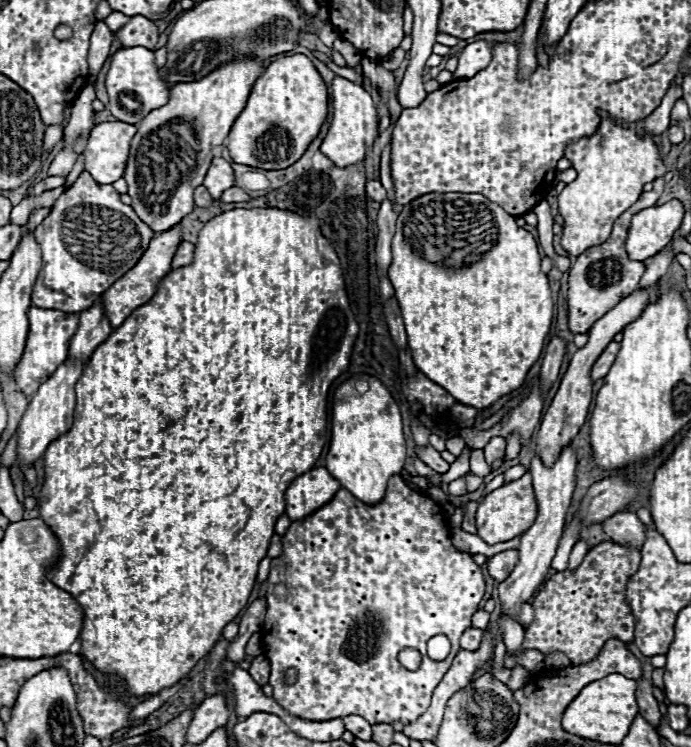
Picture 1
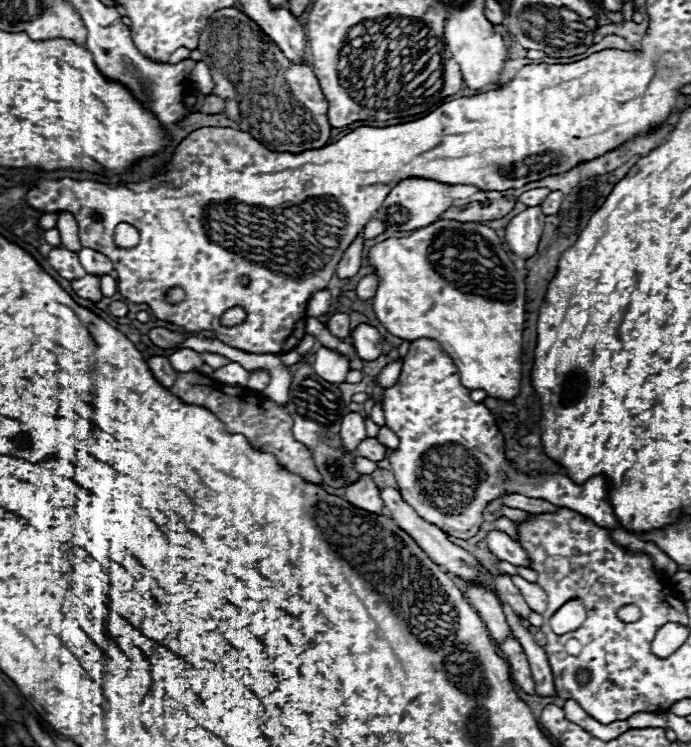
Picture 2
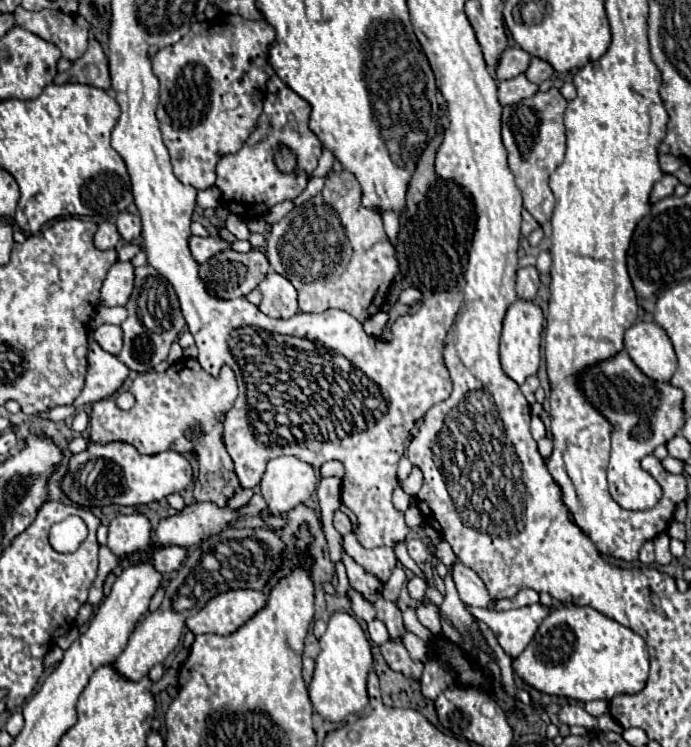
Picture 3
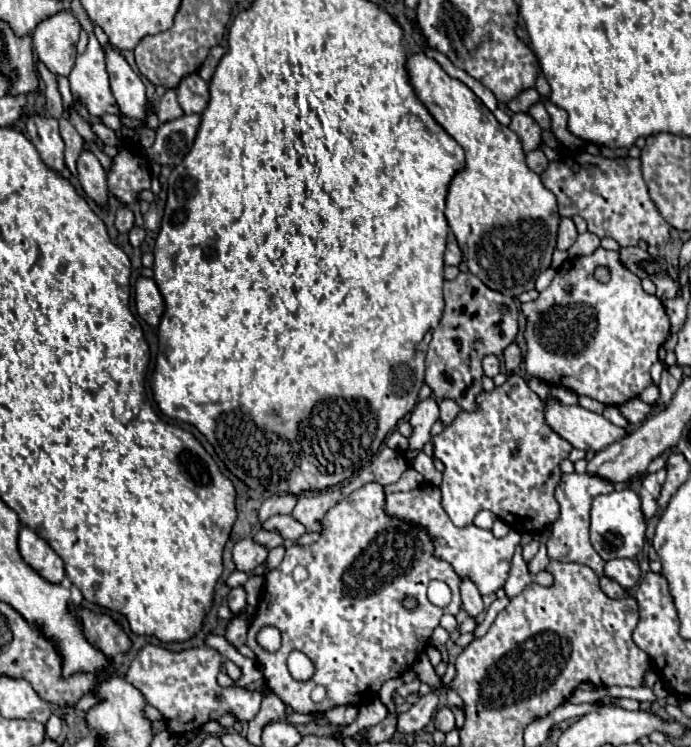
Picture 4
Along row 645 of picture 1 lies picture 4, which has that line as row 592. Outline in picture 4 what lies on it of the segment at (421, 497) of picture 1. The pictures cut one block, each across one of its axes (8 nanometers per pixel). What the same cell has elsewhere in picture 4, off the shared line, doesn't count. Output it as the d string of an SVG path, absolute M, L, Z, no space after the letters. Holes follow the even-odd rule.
M368 482L362 488L354 490L348 498L326 512L320 538L314 544L288 548L280 566L266 574L266 588L260 598L260 608L256 610L254 622L248 628L246 646L256 654L260 666L264 668L268 688L294 712L326 712L340 704L362 706L378 698L378 690L386 680L408 672L424 652L434 628L440 624L440 616L444 614L444 608L434 606L426 596L430 580L442 580L450 586L452 602L448 604L448 612L454 616L460 612L460 578L452 566L448 566L448 562L434 556L432 534L414 522L404 522L404 518L392 518L390 514L384 514L384 498L384 486L378 482ZM296 566L304 566L308 570L306 580L296 582L292 578L292 570ZM404 598L414 598L416 608L406 608ZM264 626L274 626L280 630L280 650L268 652L256 642L256 636ZM292 650L308 654L308 658L316 664L316 674L310 682L296 682L290 676L286 658ZM318 684L326 688L326 696L332 704L316 704L310 700L310 692Z

